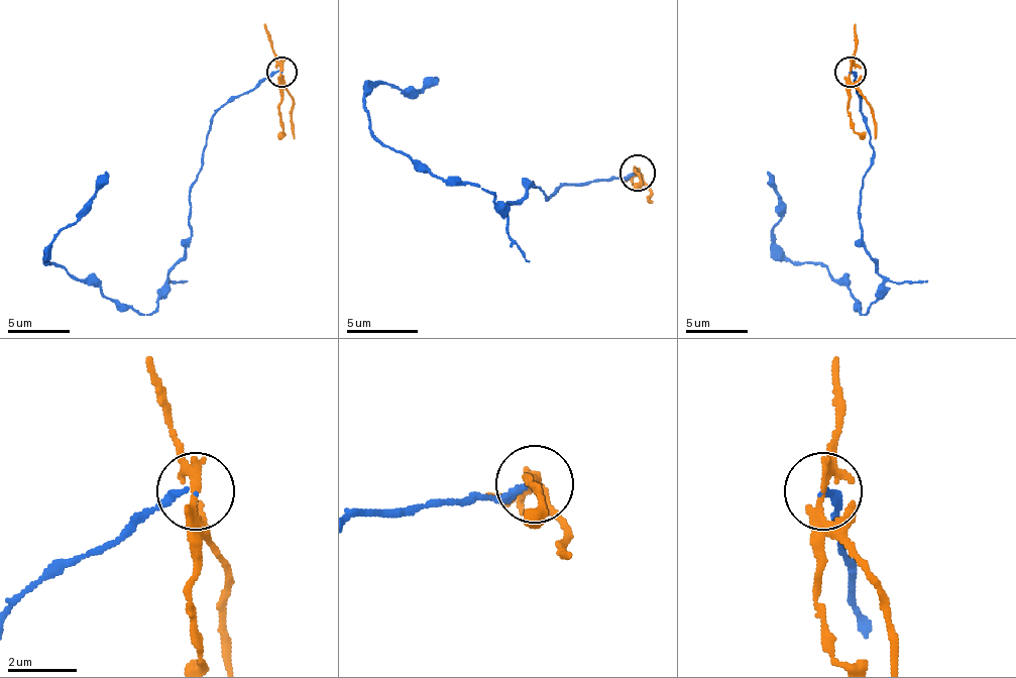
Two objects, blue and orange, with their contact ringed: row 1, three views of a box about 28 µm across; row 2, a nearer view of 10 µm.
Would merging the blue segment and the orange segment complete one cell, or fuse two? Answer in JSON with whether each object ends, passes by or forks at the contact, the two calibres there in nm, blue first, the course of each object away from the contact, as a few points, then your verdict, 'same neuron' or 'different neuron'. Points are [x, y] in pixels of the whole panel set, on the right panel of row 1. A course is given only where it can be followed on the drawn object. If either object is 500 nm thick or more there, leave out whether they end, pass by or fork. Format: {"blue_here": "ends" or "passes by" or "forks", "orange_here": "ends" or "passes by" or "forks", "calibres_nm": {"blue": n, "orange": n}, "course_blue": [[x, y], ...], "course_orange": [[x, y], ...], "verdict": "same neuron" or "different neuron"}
{"blue_here": "ends", "orange_here": "forks", "calibres_nm": {"blue": 180, "orange": 180}, "course_blue": [[851, 73], [873, 164], [860, 244], [882, 278], [867, 312], [832, 275], [789, 259], [768, 171]], "course_orange": [[851, 73], [851, 85], [873, 112], [876, 140]], "verdict": "different neuron"}

